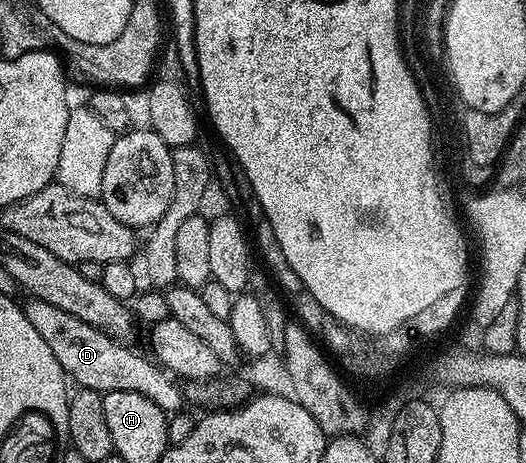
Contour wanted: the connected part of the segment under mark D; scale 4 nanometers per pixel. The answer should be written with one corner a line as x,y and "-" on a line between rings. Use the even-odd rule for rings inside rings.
28,297
26,301
23,311
29,324
33,324
33,328
37,328
38,334
44,338
45,344
49,344
53,356
57,356
57,364
61,364
64,374
76,387
100,392
141,392
141,396
153,400
153,404
157,404
157,408
164,412
179,412
184,409
185,394
180,383
146,353
143,355
130,350
126,341
109,337
105,332
93,328
93,324
77,320
77,316
69,316
69,312
53,308
53,304
45,304
45,300

